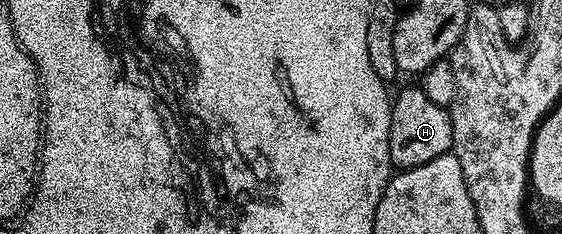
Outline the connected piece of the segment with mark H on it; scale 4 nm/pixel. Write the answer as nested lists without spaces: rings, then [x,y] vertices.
[[[421,87],[414,89],[402,89],[398,93],[398,98],[393,98],[390,105],[390,163],[391,166],[397,167],[399,170],[411,169],[412,167],[420,167],[424,163],[432,163],[432,159],[436,159],[440,155],[451,152],[454,147],[452,139],[452,123],[450,122],[450,114],[445,108],[436,103],[432,103],[432,99],[428,99],[428,95],[424,95]]]

